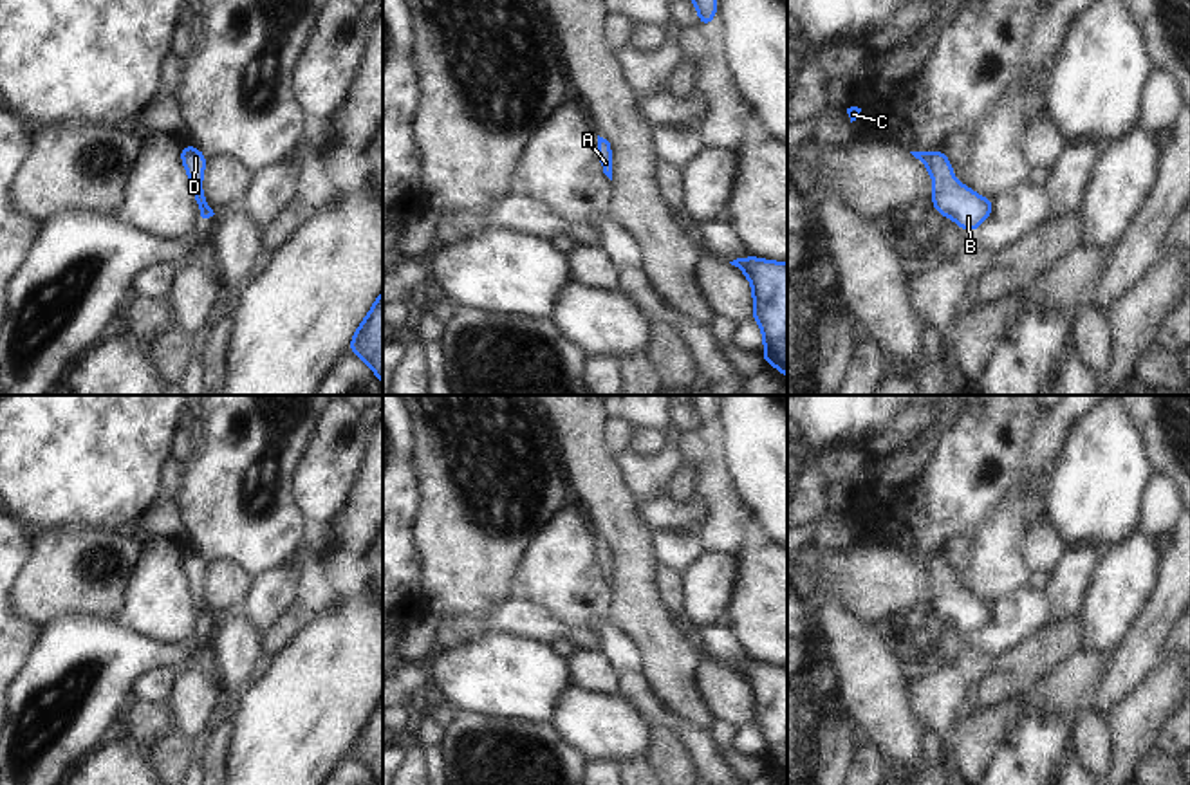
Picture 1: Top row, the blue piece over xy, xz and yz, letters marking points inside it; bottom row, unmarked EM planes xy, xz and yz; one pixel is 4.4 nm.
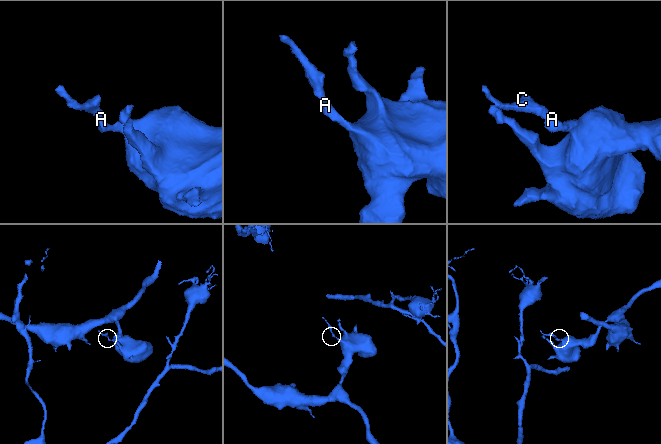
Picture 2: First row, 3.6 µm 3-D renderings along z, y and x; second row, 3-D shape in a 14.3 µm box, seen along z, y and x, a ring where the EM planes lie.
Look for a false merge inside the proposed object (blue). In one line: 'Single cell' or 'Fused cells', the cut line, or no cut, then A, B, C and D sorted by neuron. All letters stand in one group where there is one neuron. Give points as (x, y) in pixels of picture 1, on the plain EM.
Single cell. No split. Groups: A B C D

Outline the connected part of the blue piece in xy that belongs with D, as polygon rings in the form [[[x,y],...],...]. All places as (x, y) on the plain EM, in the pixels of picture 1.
[[[193,549],[181,550],[181,565],[186,572],[186,577],[190,581],[190,588],[193,590],[193,603],[197,606],[197,612],[200,615],[202,623],[213,621],[213,614],[208,610],[204,601],[202,583],[204,583],[204,570],[208,561],[199,556]]]

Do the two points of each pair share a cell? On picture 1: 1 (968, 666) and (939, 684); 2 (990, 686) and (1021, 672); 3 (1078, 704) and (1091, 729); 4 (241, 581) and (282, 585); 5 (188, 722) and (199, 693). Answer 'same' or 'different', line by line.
1: same
2: same
3: different
4: different
5: same

